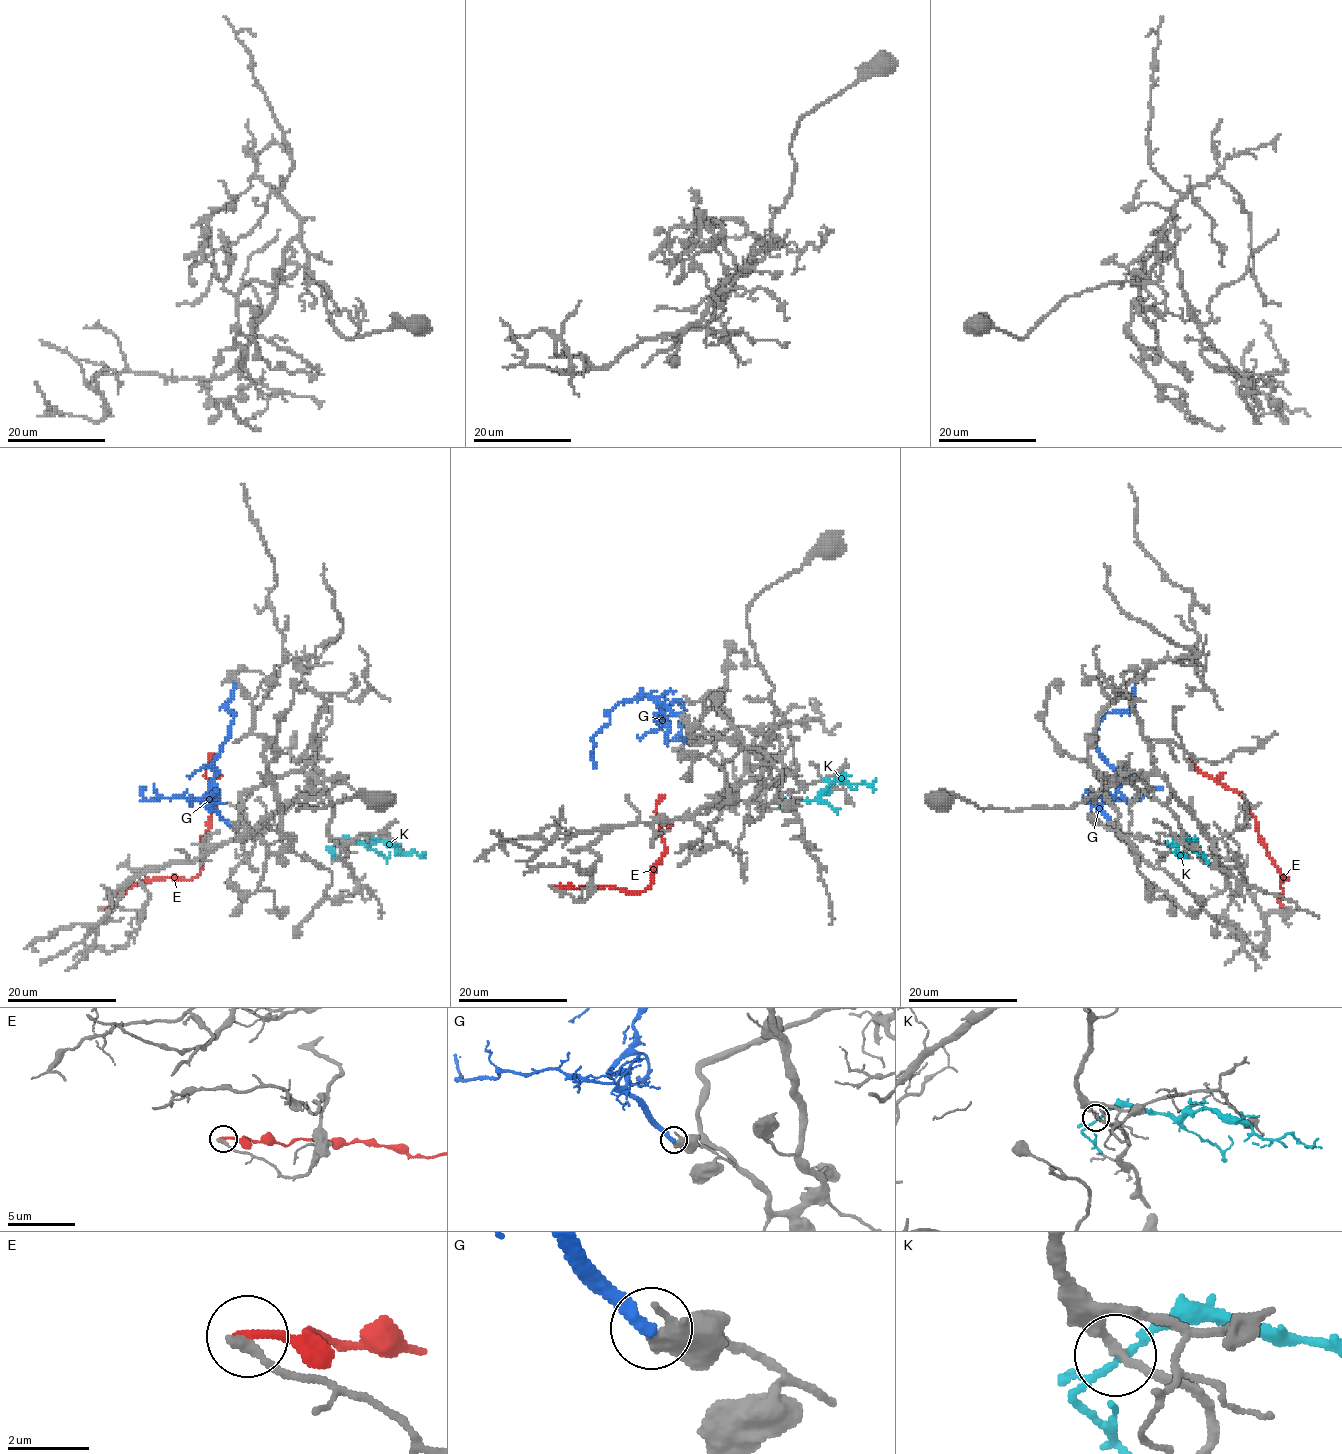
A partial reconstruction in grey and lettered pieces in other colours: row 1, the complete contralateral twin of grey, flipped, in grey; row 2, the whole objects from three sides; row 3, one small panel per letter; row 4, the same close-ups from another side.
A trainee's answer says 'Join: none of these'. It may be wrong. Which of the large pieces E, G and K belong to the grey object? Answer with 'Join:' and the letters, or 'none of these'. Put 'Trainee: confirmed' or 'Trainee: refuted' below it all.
Join: none of these
Trainee: confirmed

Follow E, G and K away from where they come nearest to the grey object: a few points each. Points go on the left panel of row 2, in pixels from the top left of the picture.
E: (102, 906), (142, 880), (187, 879), (199, 872), (202, 840), (216, 798), (205, 775), (213, 753)
G: (229, 824), (203, 797), (213, 784), (213, 761), (232, 721), (232, 713), (225, 706), (235, 685), (232, 680)
K: (335, 845), (345, 839), (374, 843), (381, 840), (404, 853), (425, 853)

